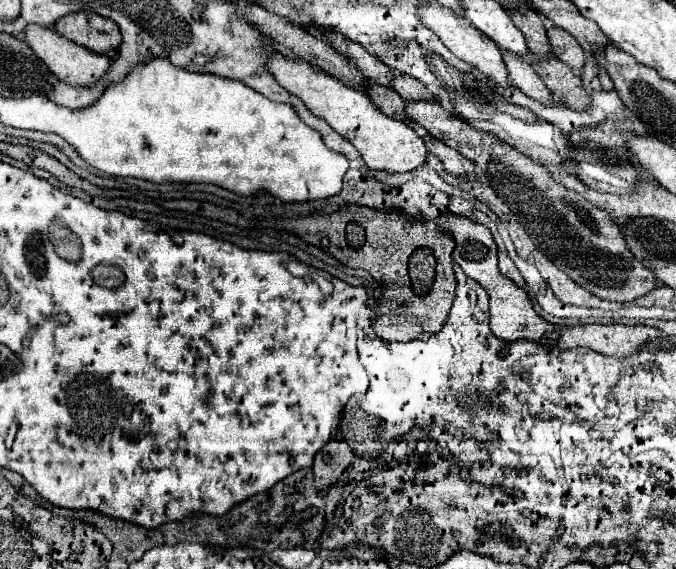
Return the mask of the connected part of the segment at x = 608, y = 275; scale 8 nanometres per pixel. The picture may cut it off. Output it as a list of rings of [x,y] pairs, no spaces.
[[[409,100],[405,114],[421,124],[431,136],[473,160],[477,170],[491,178],[491,188],[519,218],[535,246],[587,292],[603,300],[631,302],[657,286],[657,278],[627,250],[617,222],[607,212],[587,202],[581,194],[559,184],[531,158],[503,144],[495,136],[473,128],[463,118],[451,114],[439,100]]]

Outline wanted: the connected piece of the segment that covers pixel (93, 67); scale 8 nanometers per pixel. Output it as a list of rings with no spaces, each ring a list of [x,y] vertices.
[[[29,24],[23,30],[23,40],[33,48],[33,52],[47,64],[47,68],[63,82],[73,86],[91,86],[99,76],[103,76],[111,64],[111,60],[105,54],[89,52],[87,48],[81,48],[79,44],[73,44],[71,40],[65,40],[65,36],[59,36],[53,28],[41,28],[39,24]]]

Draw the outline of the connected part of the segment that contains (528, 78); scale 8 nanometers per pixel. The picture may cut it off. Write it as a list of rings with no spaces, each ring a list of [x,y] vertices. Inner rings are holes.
[[[501,52],[501,56],[505,60],[505,66],[509,70],[509,80],[513,86],[521,88],[527,96],[539,102],[551,102],[551,92],[545,88],[543,80],[533,72],[527,60],[521,60],[521,56],[513,56],[511,52]]]

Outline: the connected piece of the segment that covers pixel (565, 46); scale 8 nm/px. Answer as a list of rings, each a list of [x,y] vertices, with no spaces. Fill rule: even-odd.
[[[557,26],[547,28],[547,32],[549,32],[549,46],[553,48],[553,54],[559,60],[563,60],[565,64],[569,64],[575,74],[581,74],[583,62],[585,62],[585,52],[577,44],[577,40],[573,40],[573,36],[569,32],[565,32],[563,28],[557,28]]]

